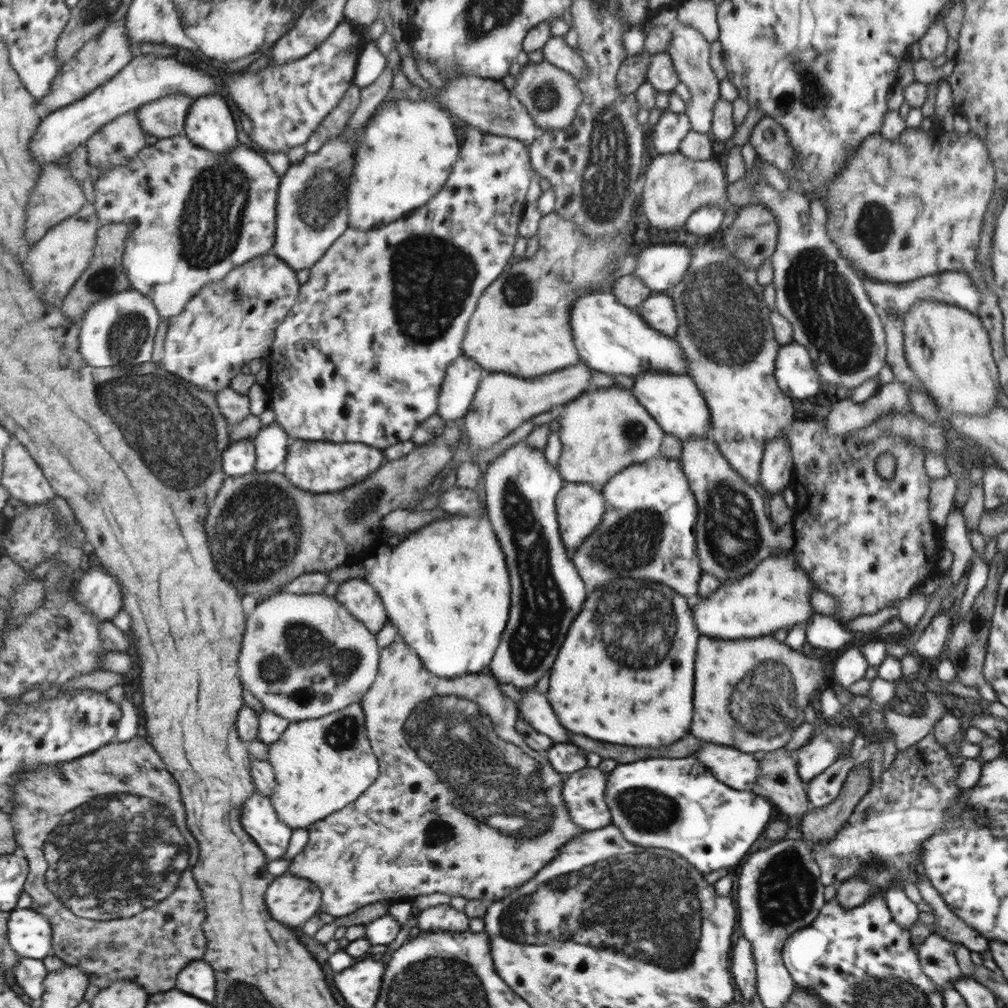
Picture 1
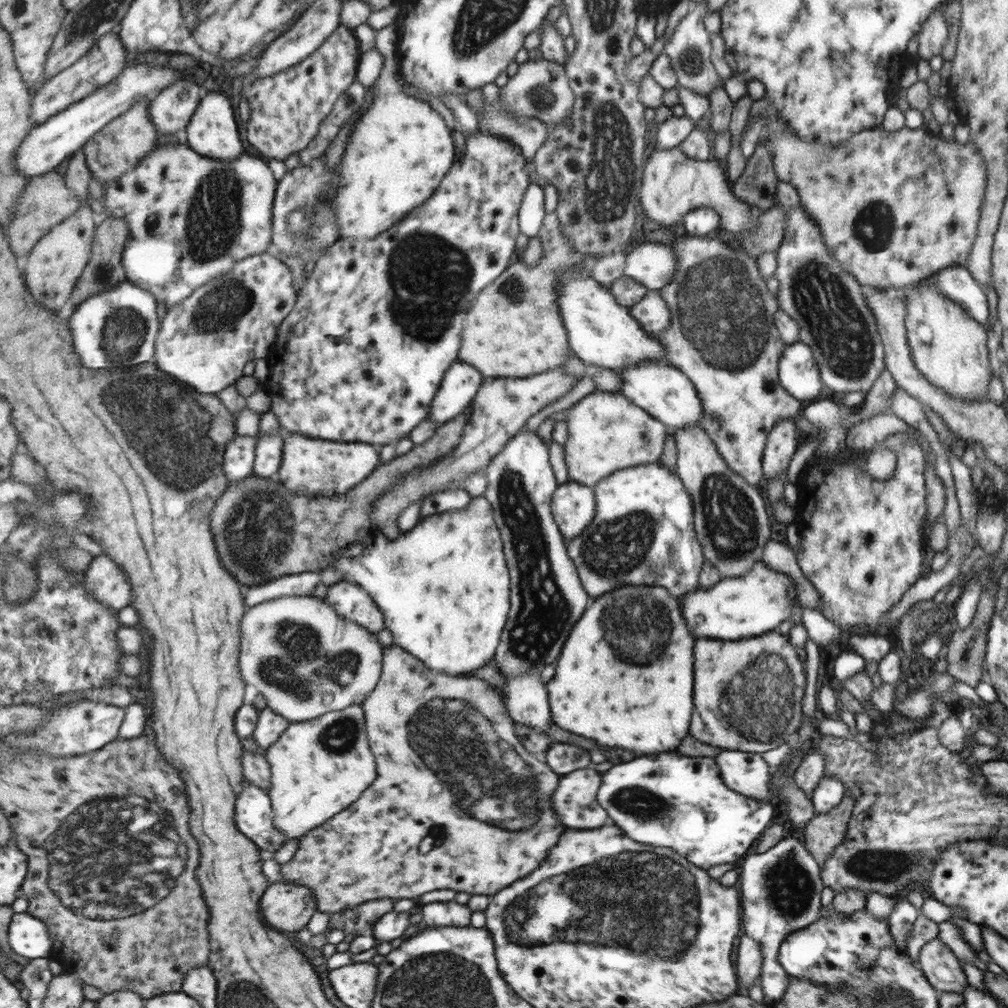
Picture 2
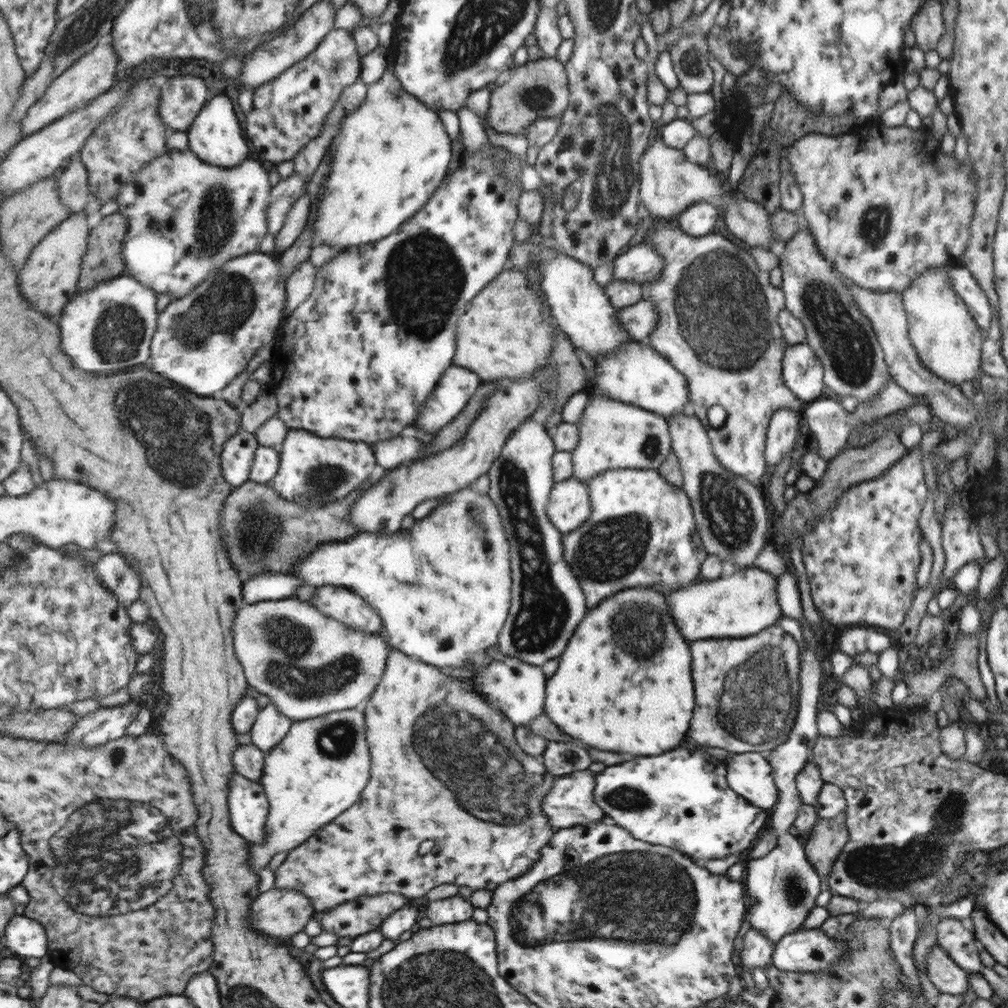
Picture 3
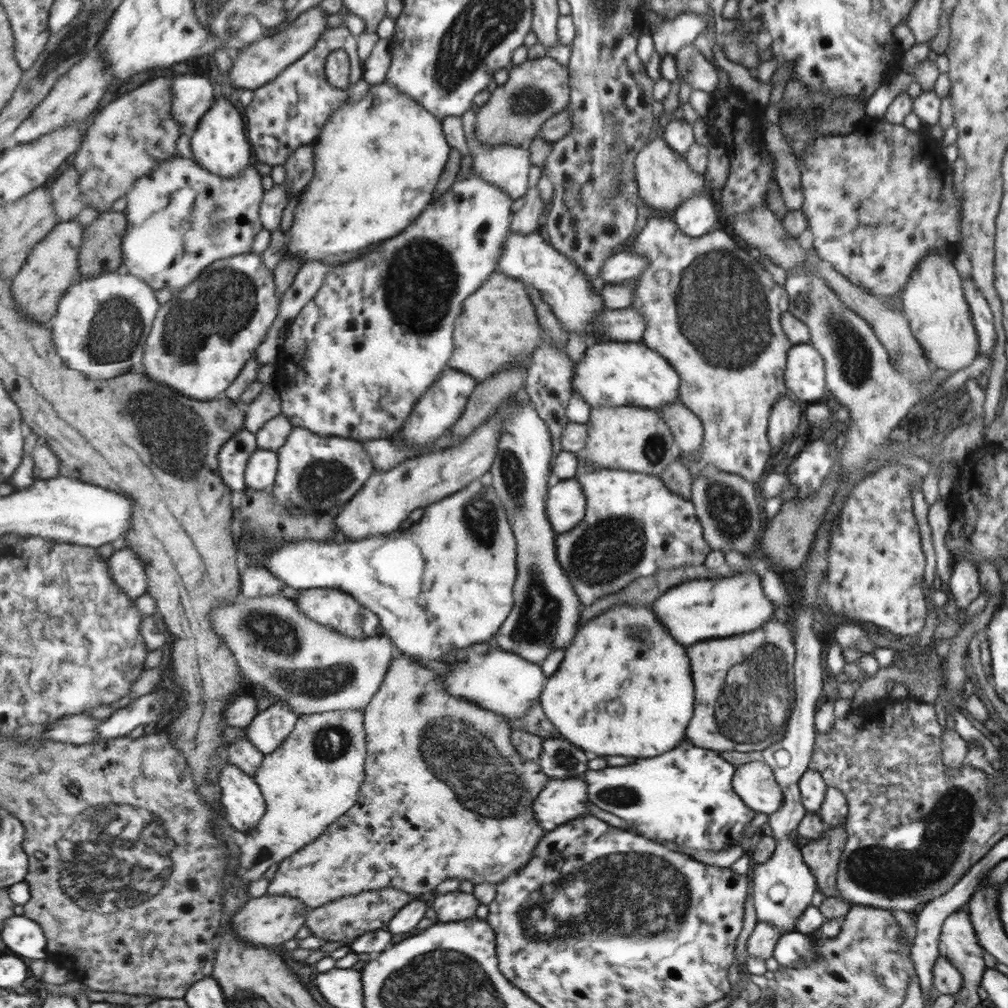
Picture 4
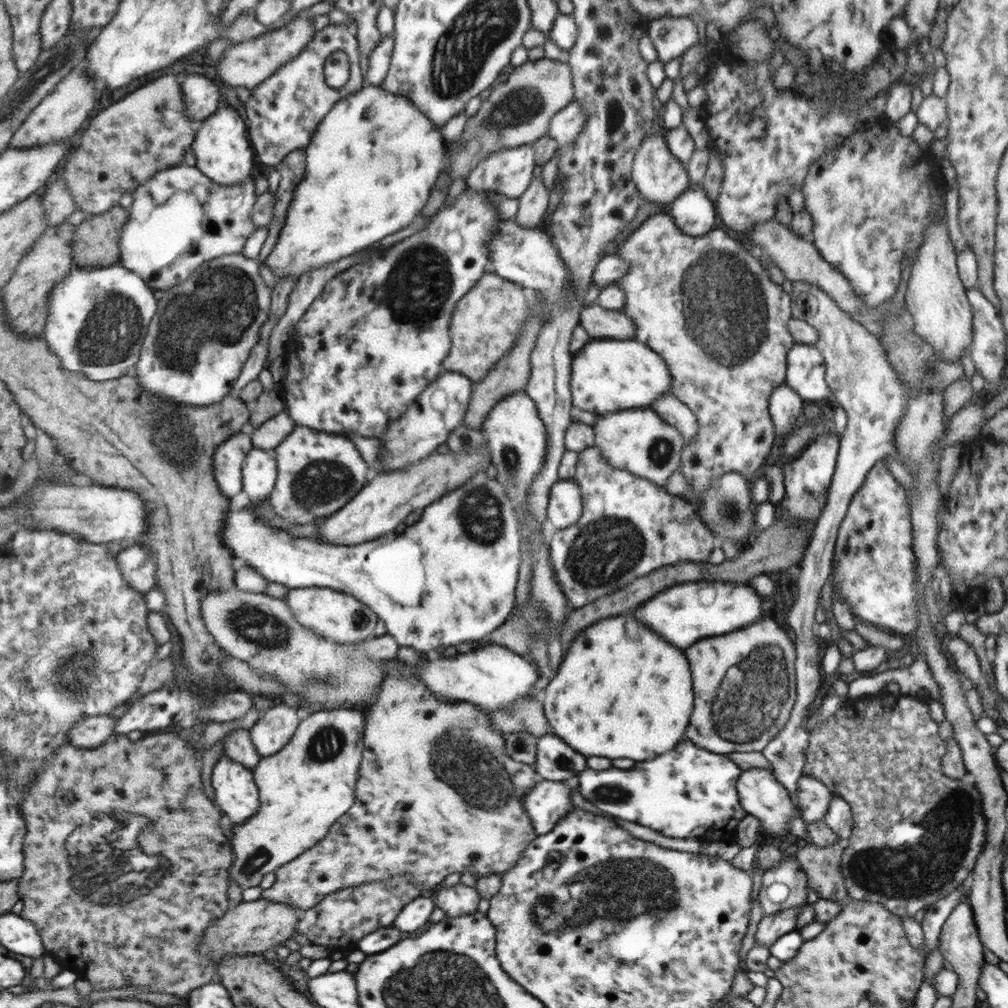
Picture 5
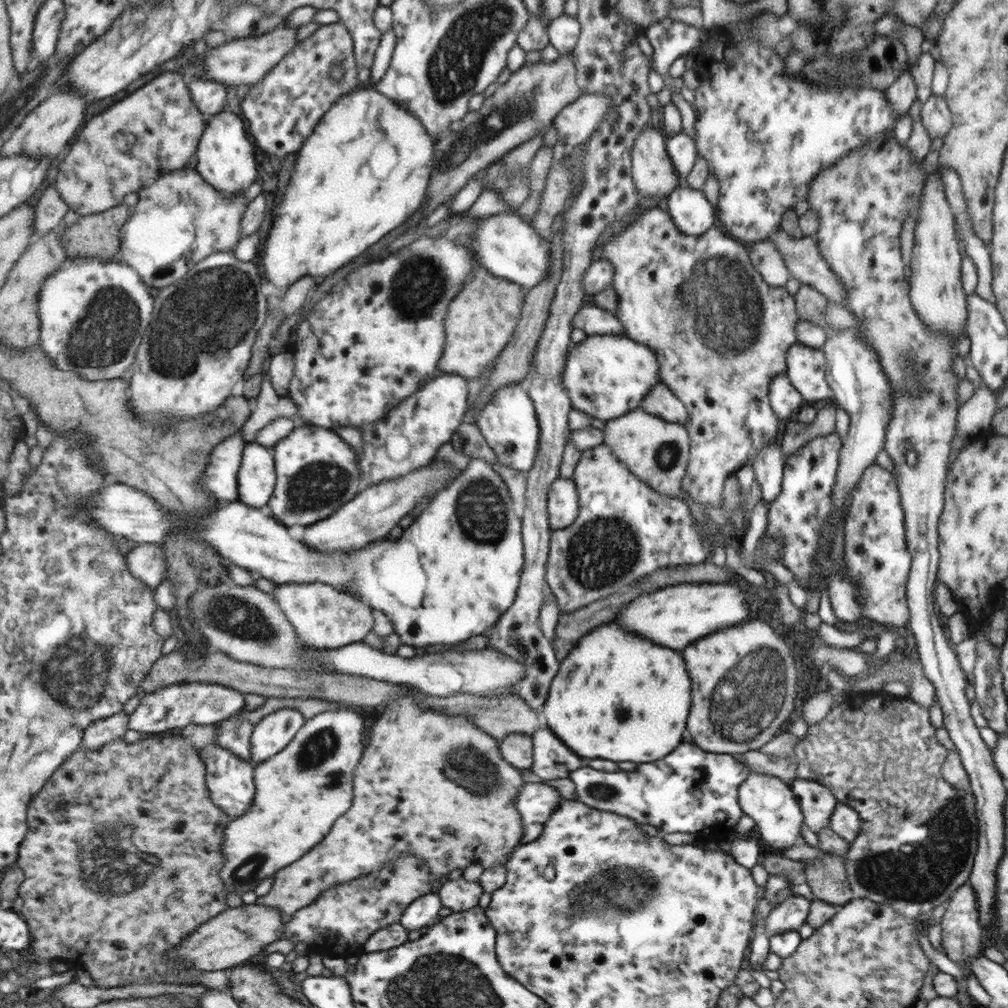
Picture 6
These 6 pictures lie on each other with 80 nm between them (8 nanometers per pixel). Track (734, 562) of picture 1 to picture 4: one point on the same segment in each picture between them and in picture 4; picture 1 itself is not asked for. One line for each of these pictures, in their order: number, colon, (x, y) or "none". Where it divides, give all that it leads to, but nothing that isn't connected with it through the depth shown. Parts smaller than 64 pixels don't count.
2: (730, 524)
3: (729, 516)
4: (726, 506)

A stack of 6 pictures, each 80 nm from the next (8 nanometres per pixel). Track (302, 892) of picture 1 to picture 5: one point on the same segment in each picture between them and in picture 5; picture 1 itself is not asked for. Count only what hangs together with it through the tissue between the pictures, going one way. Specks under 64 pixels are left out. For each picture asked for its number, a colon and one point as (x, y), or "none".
2: (289, 906)
3: (279, 913)
4: (268, 920)
5: (249, 928)

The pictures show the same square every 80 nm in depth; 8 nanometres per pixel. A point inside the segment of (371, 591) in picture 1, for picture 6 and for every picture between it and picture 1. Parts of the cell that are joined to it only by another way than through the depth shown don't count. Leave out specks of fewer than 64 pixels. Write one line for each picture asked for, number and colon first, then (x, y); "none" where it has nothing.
2: (354, 603)
3: (340, 603)
4: (334, 608)
5: (339, 616)
6: (325, 618)

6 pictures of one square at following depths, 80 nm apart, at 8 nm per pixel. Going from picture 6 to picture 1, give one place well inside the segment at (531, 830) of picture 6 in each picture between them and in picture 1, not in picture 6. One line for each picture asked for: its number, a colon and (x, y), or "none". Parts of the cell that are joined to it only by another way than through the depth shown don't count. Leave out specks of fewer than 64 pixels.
1: (582, 791)
2: (575, 800)
3: (569, 802)
4: (562, 800)
5: (549, 801)

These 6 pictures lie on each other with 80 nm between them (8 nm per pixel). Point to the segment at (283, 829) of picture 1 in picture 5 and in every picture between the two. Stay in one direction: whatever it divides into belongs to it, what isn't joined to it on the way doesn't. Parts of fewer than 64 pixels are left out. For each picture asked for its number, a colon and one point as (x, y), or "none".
2: (254, 813)
3: (249, 804)
4: (245, 805)
5: (236, 792)

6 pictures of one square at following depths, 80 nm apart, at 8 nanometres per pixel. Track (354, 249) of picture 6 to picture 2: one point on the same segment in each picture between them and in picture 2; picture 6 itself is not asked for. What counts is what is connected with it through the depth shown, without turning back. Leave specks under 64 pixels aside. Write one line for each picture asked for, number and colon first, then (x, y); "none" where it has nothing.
2: (401, 149)
3: (391, 155)
4: (378, 162)
5: (371, 166)

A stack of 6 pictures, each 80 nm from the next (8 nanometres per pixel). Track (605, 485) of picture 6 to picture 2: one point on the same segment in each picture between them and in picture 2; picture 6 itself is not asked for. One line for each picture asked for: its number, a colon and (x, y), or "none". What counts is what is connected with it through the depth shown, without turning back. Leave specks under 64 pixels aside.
2: (643, 534)
3: (641, 530)
4: (635, 525)
5: (631, 526)

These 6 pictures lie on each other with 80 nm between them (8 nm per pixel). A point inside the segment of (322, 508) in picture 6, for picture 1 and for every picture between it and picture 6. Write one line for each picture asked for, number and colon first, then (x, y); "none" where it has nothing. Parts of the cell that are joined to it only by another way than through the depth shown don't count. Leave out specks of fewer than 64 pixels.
1: (318, 466)
2: (324, 467)
3: (316, 470)
4: (316, 474)
5: (319, 472)

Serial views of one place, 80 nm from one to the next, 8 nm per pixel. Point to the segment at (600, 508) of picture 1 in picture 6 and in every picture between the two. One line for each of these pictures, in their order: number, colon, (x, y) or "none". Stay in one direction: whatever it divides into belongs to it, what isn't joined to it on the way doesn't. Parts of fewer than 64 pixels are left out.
2: (575, 505)
3: (571, 504)
4: (567, 502)
5: (564, 506)
6: (561, 499)

